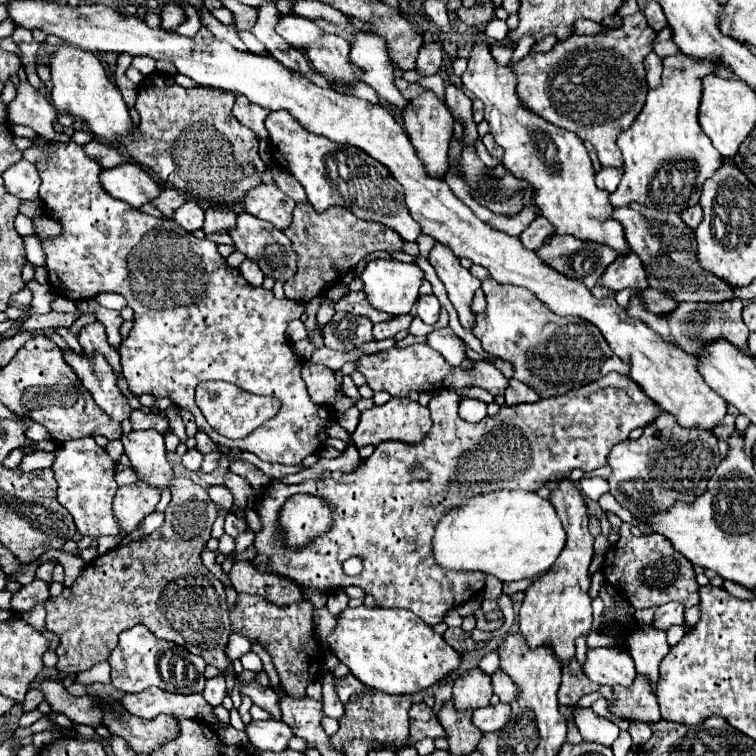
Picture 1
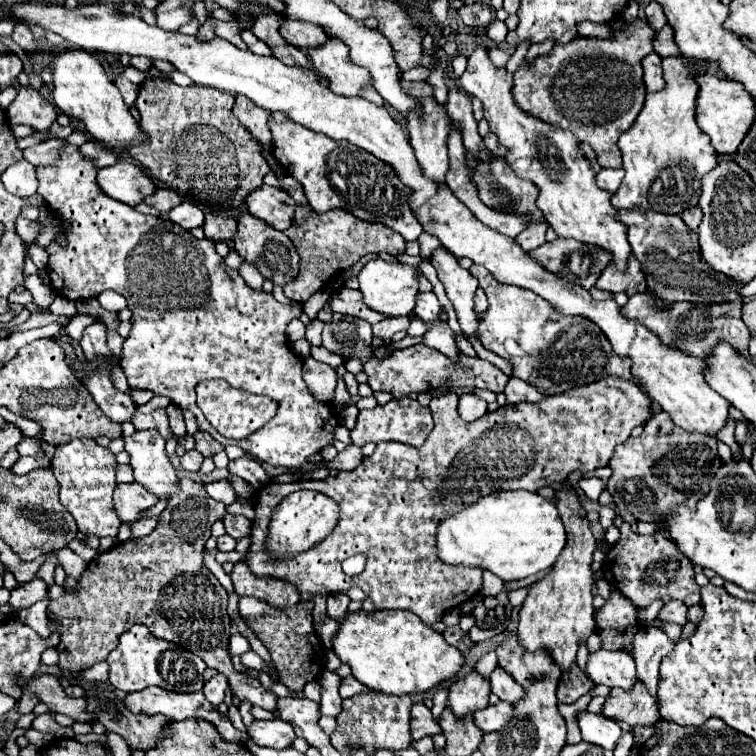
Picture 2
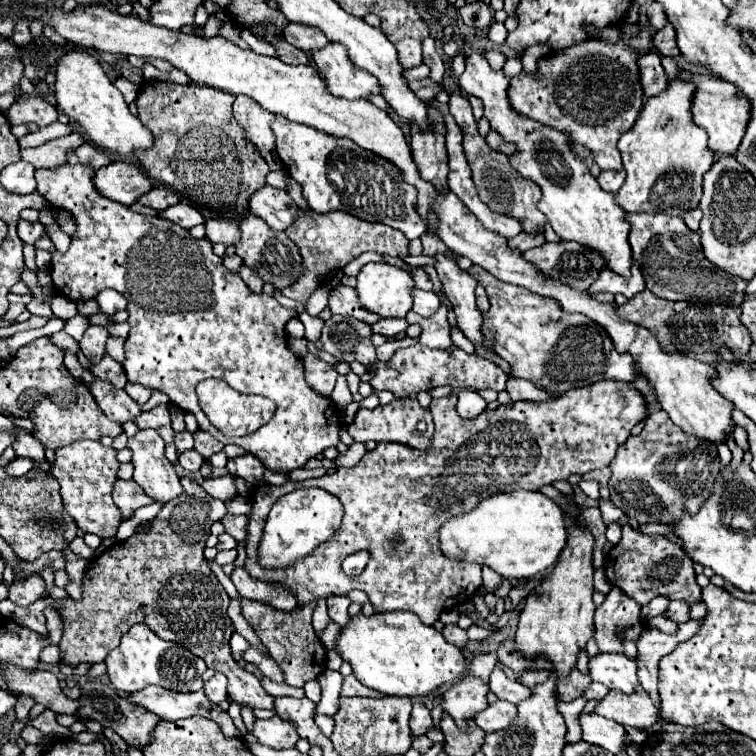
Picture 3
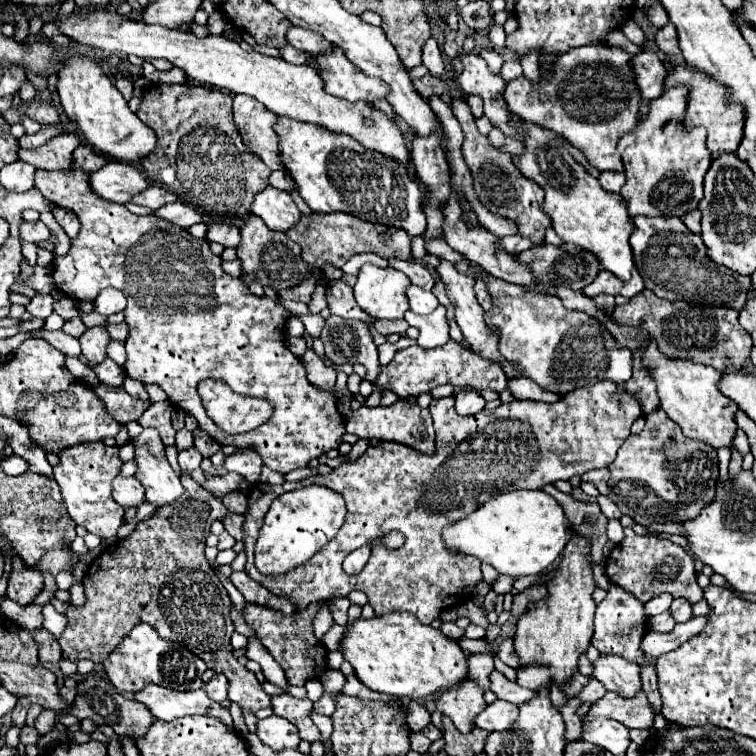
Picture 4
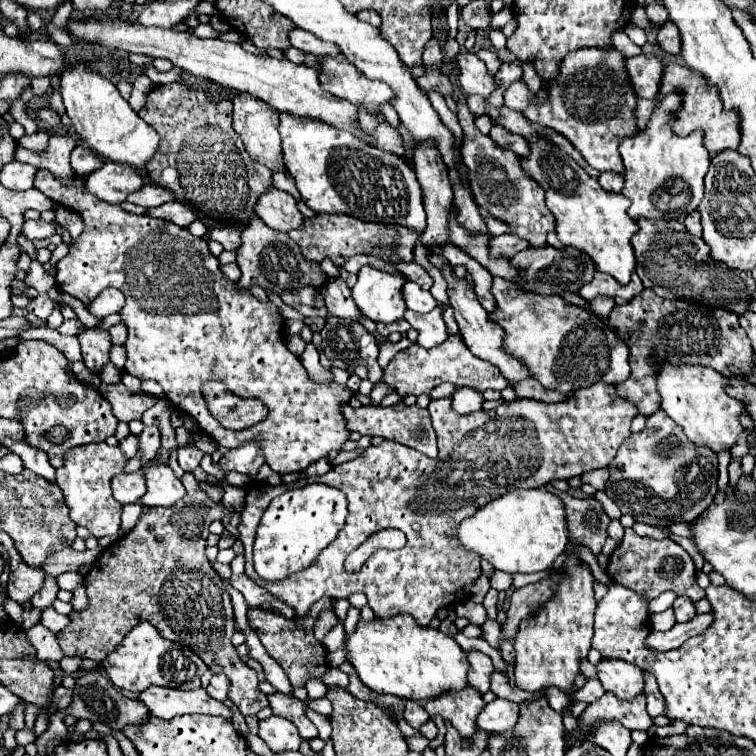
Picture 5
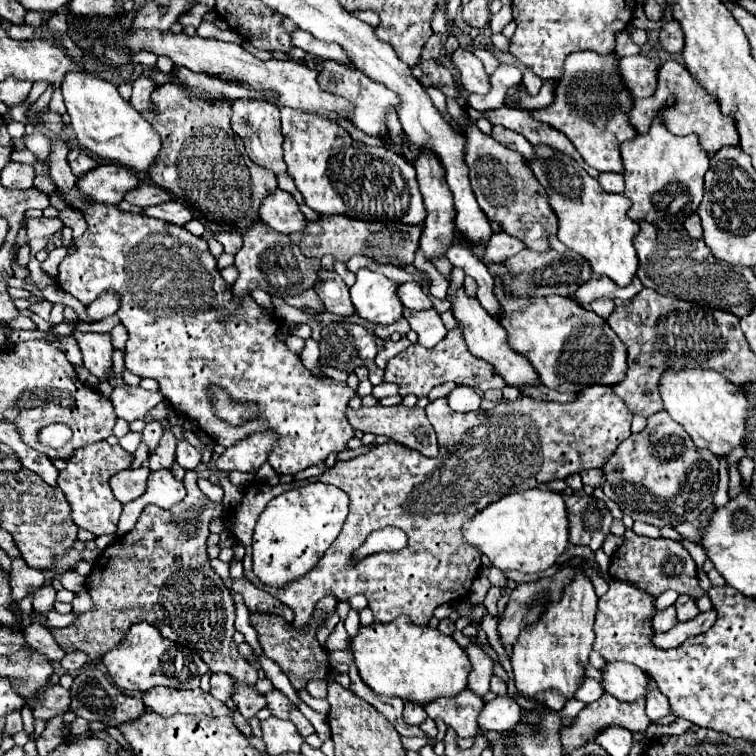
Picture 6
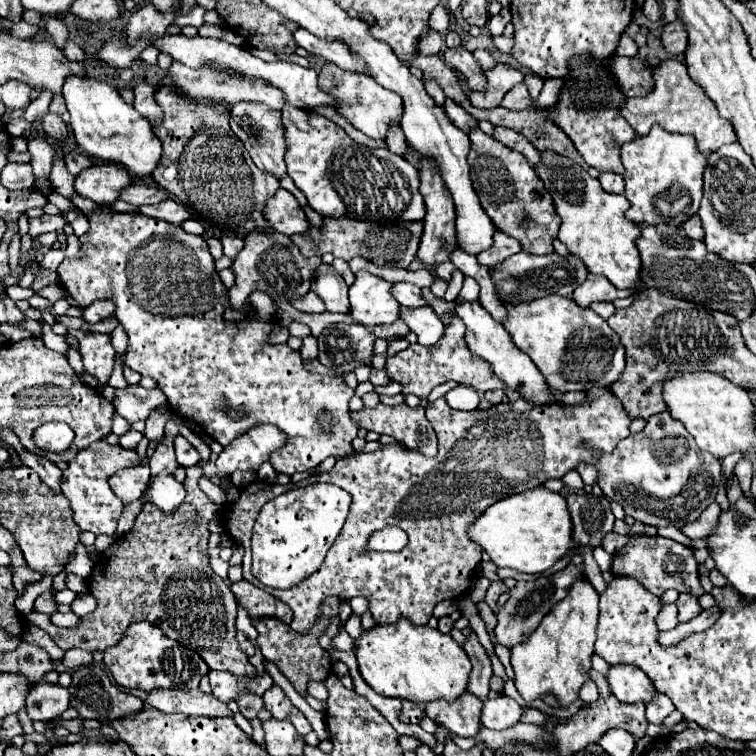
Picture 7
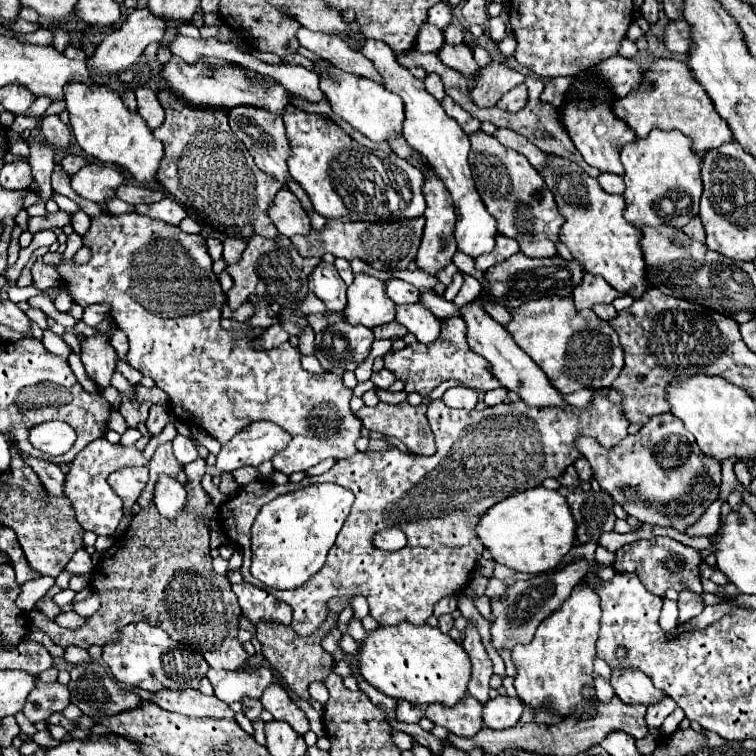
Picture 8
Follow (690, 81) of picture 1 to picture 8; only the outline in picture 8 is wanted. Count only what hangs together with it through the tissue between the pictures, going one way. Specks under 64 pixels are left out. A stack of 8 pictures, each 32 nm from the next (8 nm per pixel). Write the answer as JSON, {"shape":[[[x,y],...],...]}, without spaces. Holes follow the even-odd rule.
{"shape":[[[656,128],[648,134],[648,138],[626,144],[620,160],[626,170],[624,218],[630,224],[636,228],[662,224],[684,228],[694,216],[698,216],[698,200],[702,196],[700,156],[692,152],[692,140],[688,136]]]}

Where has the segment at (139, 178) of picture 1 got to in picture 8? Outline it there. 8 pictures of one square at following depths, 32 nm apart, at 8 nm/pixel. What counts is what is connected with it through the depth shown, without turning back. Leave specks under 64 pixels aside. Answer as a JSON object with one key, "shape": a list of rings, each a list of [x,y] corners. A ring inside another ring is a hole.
{"shape":[[[90,162],[70,176],[72,190],[92,202],[102,202],[114,196],[114,190],[124,182],[122,174],[114,166]]]}

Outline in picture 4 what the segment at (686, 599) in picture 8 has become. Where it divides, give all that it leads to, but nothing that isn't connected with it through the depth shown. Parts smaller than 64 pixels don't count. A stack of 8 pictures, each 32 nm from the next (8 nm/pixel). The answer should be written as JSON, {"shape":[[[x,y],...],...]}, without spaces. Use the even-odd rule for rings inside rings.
{"shape":[[[676,598],[670,606],[670,612],[676,622],[688,622],[692,618],[692,604],[684,598]]]}

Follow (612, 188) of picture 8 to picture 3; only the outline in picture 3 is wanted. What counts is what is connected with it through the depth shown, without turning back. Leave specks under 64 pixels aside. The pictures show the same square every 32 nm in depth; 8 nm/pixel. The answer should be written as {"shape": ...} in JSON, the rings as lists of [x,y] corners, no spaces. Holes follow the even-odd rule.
{"shape":[[[604,170],[600,172],[598,176],[598,184],[604,188],[604,190],[610,190],[610,192],[618,192],[620,186],[624,182],[624,172],[614,172],[614,170]]]}

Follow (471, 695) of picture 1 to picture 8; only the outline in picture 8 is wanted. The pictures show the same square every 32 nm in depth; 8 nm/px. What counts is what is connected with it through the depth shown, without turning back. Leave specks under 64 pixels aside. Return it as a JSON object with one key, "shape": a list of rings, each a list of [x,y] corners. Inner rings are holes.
{"shape":[[[470,694],[456,704],[456,708],[444,708],[444,704],[430,704],[426,708],[426,718],[436,724],[444,726],[448,732],[456,736],[474,736],[482,728],[482,706]]]}

